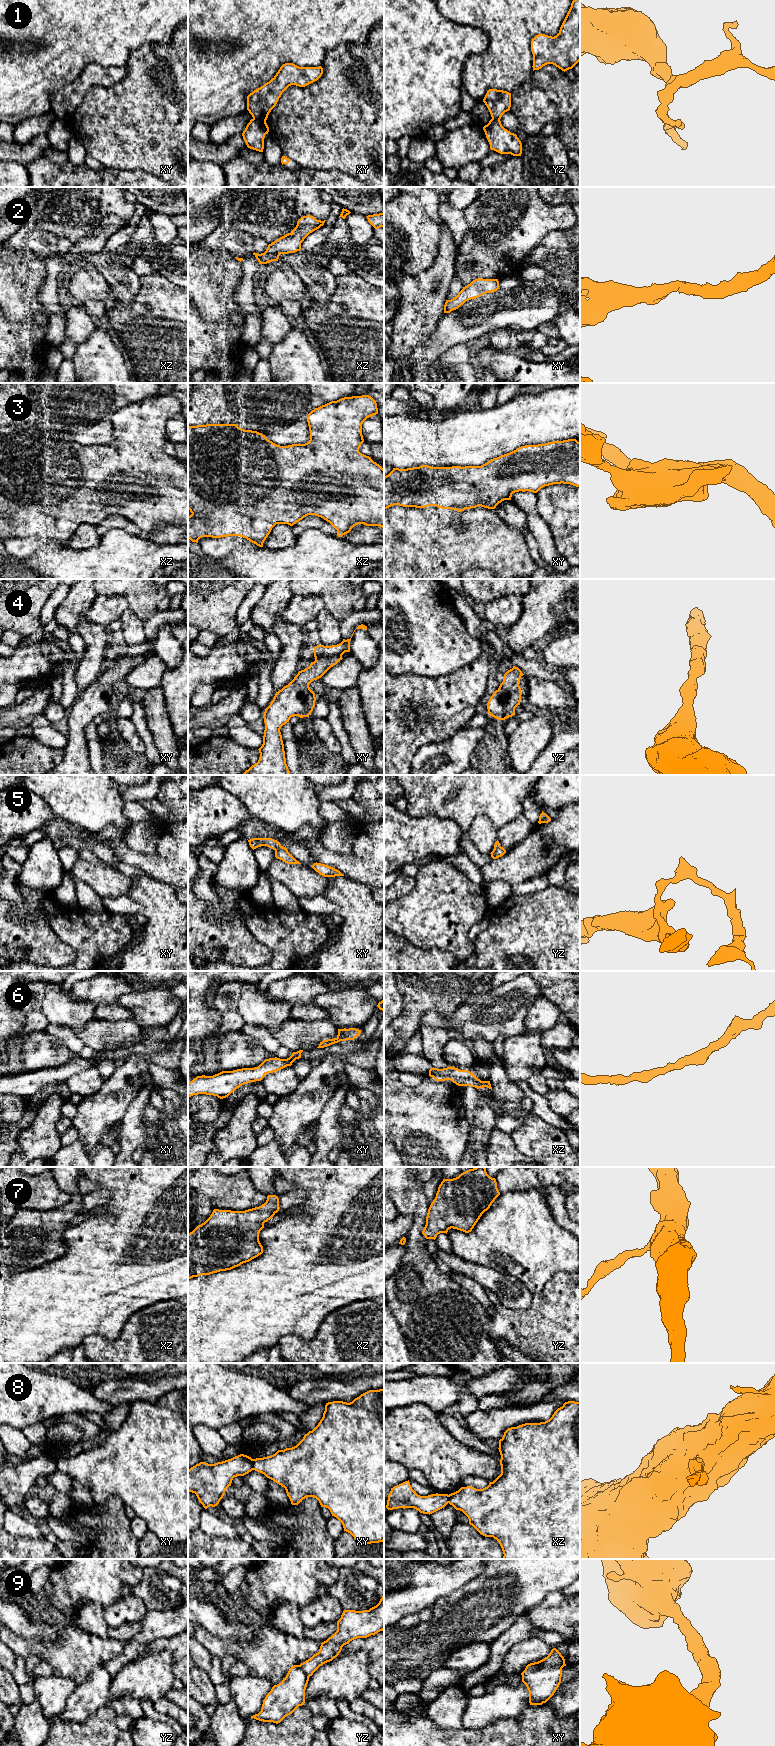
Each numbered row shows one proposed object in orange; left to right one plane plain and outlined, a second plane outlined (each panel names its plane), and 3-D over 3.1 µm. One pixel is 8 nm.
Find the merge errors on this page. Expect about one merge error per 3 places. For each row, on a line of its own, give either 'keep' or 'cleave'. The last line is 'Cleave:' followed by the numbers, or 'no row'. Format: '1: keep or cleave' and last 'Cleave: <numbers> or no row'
1: cleave
2: keep
3: keep
4: keep
5: cleave
6: keep
7: keep
8: cleave
9: keep
Cleave: 1, 5, 8

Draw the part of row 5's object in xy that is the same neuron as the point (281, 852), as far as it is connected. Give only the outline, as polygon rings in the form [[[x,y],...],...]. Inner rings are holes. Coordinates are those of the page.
[[[280,846],[275,850],[275,857],[287,864],[301,864],[288,852],[287,848],[283,846]]]

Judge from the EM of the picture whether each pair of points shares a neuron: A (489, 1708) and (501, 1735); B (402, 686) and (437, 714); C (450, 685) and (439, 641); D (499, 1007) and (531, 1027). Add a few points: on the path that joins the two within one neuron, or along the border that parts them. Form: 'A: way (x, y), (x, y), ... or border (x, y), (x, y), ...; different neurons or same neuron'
A: border (518, 1716), (497, 1720), (482, 1729), (473, 1730); different neurons
B: way (411, 695), (428, 709); same neuron
C: border (469, 663), (445, 675), (425, 676); different neurons
D: border (534, 1001), (525, 1018), (525, 1028), (522, 1032); different neurons

